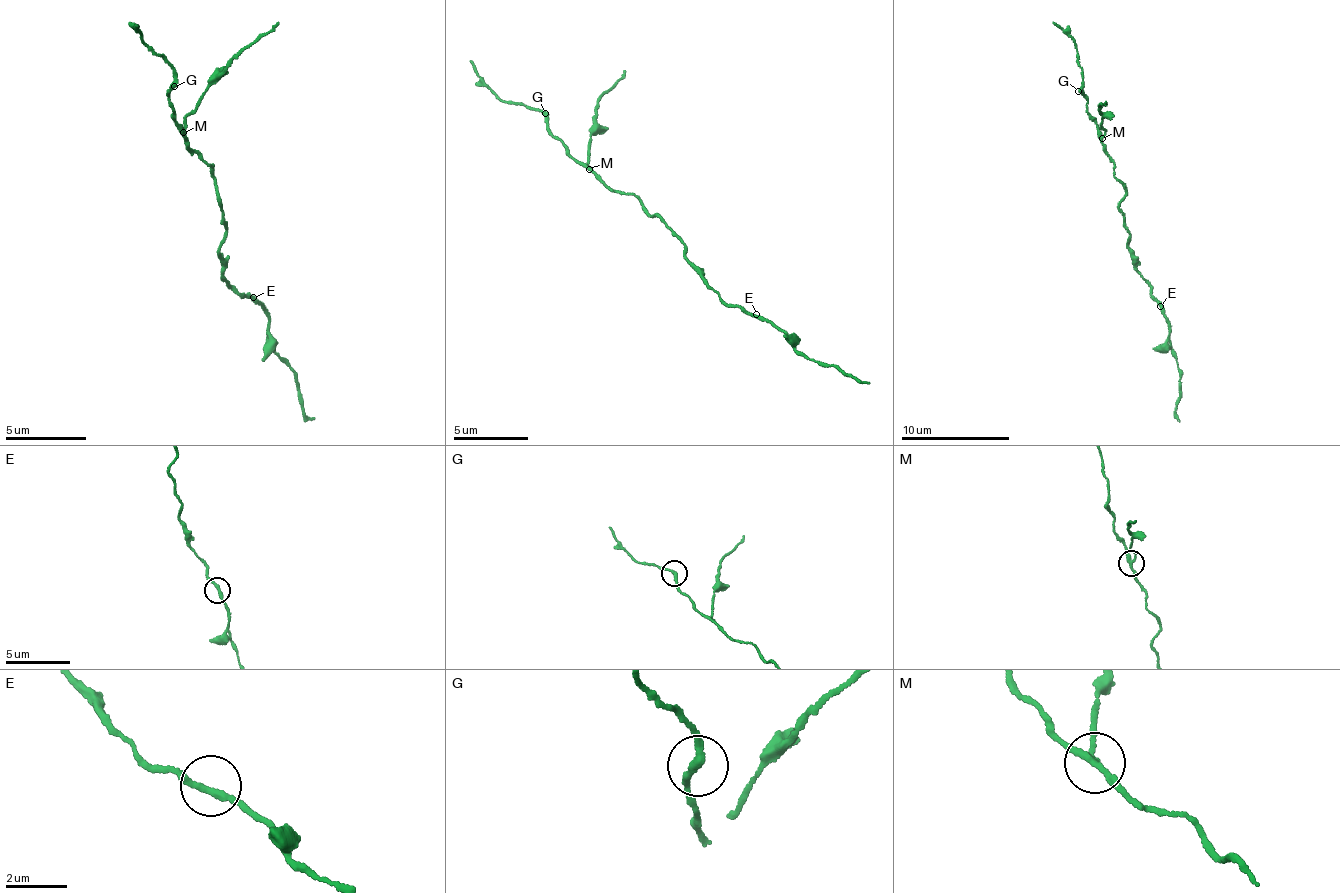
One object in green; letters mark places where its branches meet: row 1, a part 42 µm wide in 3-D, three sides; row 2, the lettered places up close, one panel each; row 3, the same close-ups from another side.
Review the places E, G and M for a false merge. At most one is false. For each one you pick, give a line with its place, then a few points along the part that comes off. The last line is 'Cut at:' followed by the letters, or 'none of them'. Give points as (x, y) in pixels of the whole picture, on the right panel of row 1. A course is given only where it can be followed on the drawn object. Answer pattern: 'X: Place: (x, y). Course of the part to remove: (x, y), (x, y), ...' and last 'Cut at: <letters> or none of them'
M: Place: (1102, 138). Course of the part to remove: (1101, 137), (1104, 129), (1101, 113), (1106, 102)
Cut at: M

